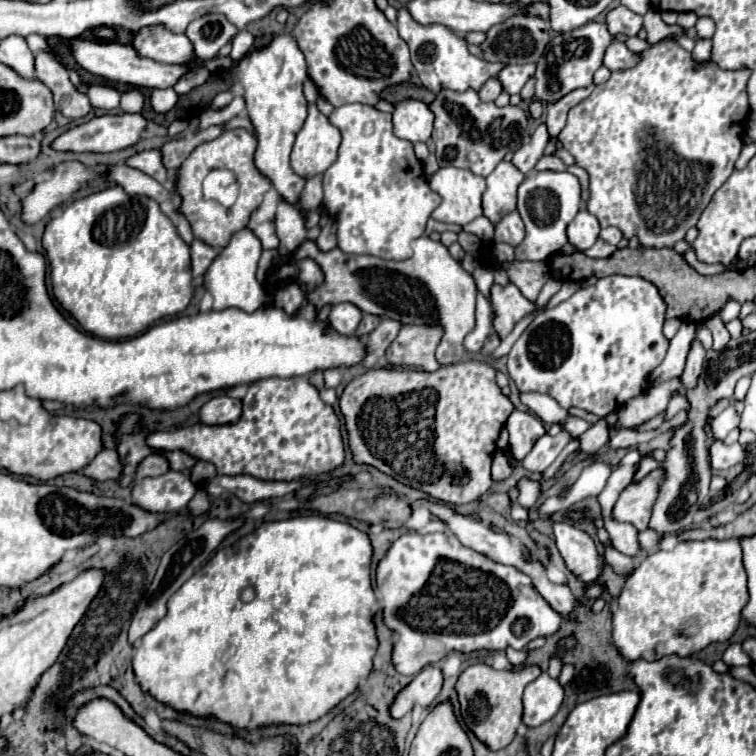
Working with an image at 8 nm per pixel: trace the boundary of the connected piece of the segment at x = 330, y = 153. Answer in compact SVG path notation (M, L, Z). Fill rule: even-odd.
M315 103L309 104L307 120L299 130L291 152L293 172L307 180L323 174L337 160L339 144L339 130L321 114Z

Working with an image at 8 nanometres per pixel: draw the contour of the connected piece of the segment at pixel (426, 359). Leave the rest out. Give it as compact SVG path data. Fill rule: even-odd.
M411 324L401 330L397 342L387 350L387 362L393 364L415 364L423 366L427 372L441 368L435 360L435 350L441 342L443 326L441 324Z

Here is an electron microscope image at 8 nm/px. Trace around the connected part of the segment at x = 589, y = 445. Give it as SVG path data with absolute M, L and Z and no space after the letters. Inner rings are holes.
M599 420L599 422L593 424L579 440L581 440L581 450L583 450L583 452L597 452L597 450L609 440L607 422L605 422L605 420Z

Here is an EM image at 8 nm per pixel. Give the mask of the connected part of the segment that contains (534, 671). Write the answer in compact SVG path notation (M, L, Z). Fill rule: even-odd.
M473 664L463 670L457 680L457 694L461 702L461 714L465 724L475 732L475 736L487 744L491 750L505 748L517 734L523 718L523 690L541 674L539 666L521 666L513 670L493 670L487 664ZM489 700L489 706L487 706Z

